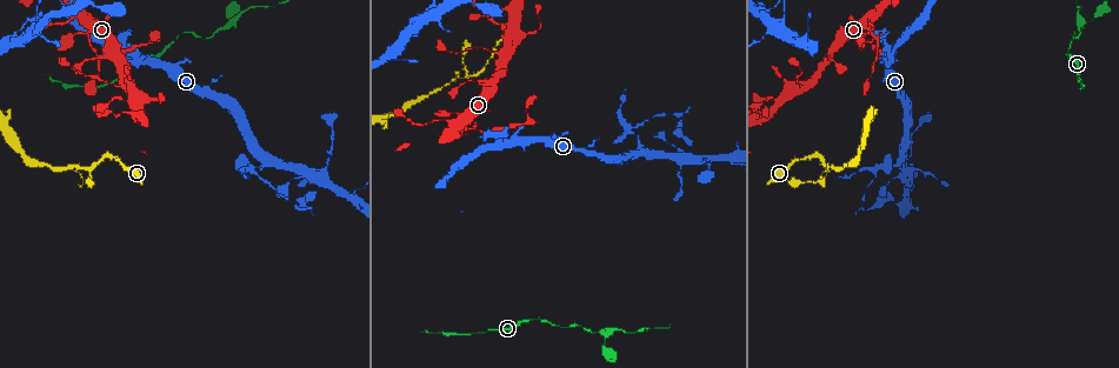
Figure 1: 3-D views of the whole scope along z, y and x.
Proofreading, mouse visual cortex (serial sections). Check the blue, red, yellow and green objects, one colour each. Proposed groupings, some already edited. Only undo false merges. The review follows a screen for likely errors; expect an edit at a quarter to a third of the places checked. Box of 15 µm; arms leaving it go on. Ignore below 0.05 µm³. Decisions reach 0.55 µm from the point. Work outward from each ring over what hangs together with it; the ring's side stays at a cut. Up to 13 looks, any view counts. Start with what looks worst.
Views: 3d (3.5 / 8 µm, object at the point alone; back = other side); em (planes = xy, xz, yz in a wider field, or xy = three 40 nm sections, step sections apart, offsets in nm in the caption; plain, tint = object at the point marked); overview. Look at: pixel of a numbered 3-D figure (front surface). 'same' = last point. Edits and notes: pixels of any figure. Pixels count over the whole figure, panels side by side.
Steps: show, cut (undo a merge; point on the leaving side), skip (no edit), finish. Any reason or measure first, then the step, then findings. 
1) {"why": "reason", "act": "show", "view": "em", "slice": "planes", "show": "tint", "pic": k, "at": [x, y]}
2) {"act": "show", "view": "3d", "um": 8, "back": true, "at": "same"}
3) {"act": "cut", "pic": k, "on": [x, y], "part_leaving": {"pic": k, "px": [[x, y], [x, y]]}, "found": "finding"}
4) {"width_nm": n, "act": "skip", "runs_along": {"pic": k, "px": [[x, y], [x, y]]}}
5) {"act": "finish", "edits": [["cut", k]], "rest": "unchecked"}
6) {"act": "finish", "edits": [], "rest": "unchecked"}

{"why": "a fork", "act": "show", "view": "3d", "um": 3.5, "pic": 1, "at": [253, 169]}

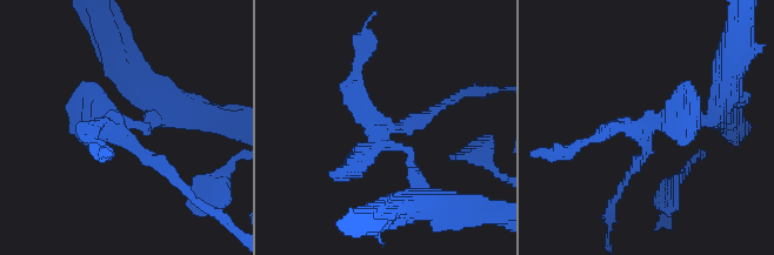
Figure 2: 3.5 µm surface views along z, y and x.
{"act": "show", "view": "em", "slice": "planes", "show": "tint", "pic": 2, "at": [659, 124]}

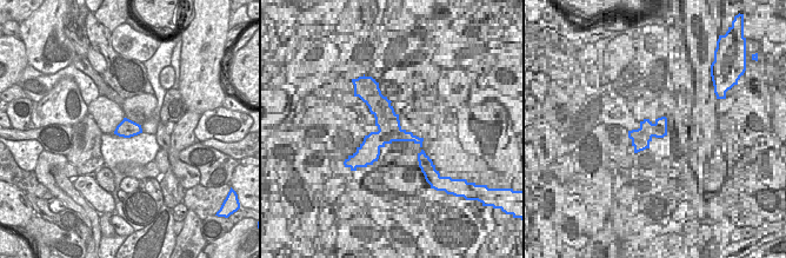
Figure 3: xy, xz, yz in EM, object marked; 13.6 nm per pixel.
{"act": "show", "view": "em", "slice": "xy", "step": 2, "show": "tint", "at": "same"}

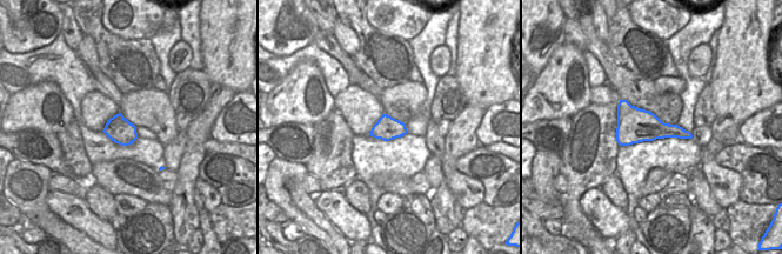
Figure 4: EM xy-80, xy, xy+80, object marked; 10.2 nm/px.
{"width_nm": 240, "act": "skip", "runs_along": {"pic": 2, "px": [[714, 113], [651, 125], [633, 172]]}, "found": "one cell here"}

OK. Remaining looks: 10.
{"why": "sharp bend", "act": "show", "view": "3d", "um": 3.5, "back": true, "pic": 1, "at": [473, 76]}

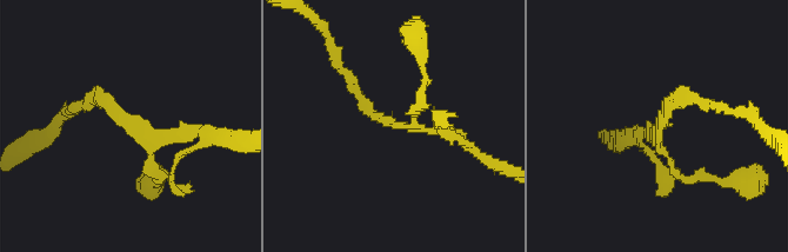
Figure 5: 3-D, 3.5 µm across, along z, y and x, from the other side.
{"arms": 3, "act": "skip", "runs_along": {"pic": 5, "px": [[354, 80], [375, 117], [469, 146]]}, "found": "continuous, no second cell"}

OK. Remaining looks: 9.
{"why": "a narrow waist", "act": "show", "view": "3d", "um": 3.5, "pic": 1, "at": [864, 207]}

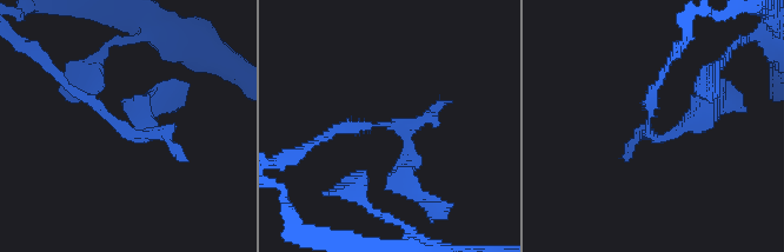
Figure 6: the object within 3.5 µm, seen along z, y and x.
{"act": "show", "view": "em", "slice": "planes", "show": "tint", "pic": 6, "at": [122, 125]}

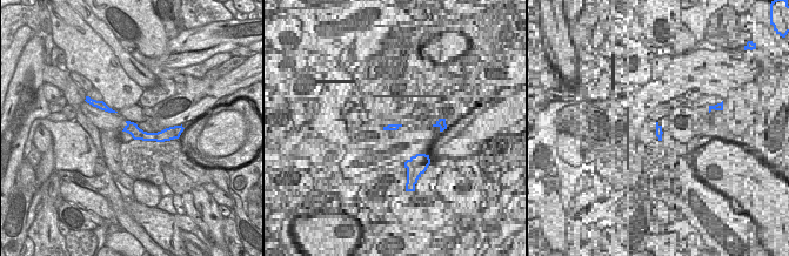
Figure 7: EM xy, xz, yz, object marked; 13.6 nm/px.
{"act": "skip", "found": "all the same cell"}

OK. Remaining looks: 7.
{"why": "a fork", "act": "show", "view": "3d", "um": 8, "pic": 1, "at": [96, 51]}

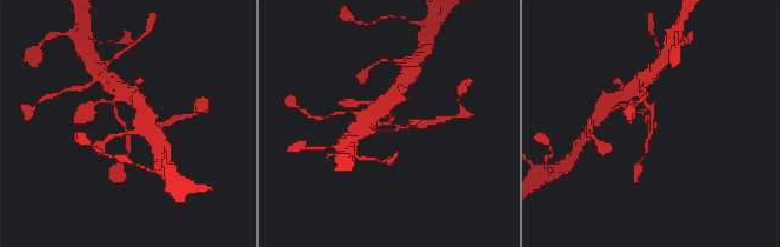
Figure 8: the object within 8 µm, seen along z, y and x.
{"why": "zoom in", "act": "show", "view": "3d", "um": 3.5, "pic": 8, "at": [123, 125]}

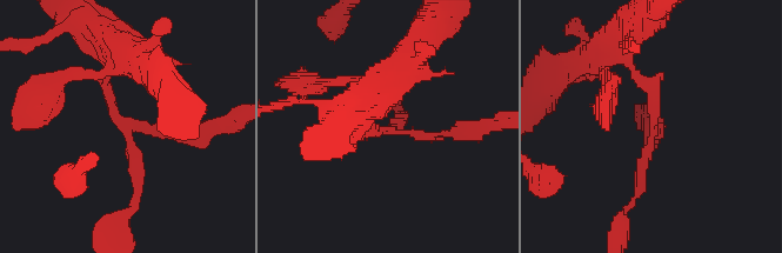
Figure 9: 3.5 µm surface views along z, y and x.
{"act": "show", "view": "em", "slice": "xy", "step": 2, "show": "tint", "pic": 9, "at": [653, 124]}

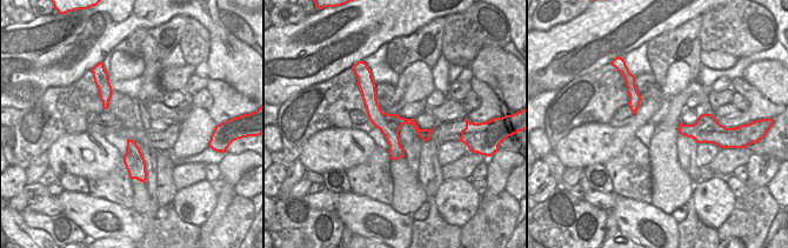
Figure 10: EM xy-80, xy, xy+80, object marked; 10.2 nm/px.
{"act": "skip", "runs_along": {"pic": 9, "px": [[106, 61], [124, 126], [200, 131]]}, "found": "one cell here"}

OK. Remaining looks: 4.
{"why": "abrupt turn", "act": "show", "view": "3d", "um": 3.5, "back": true, "pic": 1, "at": [867, 42]}

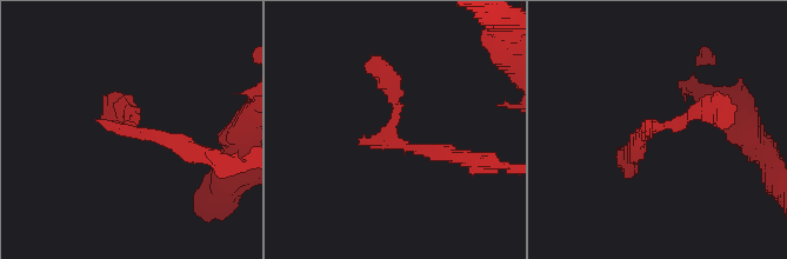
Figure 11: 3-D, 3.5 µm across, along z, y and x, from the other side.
{"why": "shape alone is not enough", "act": "show", "view": "em", "slice": "xy", "step": 2, "show": "tint", "pic": 11, "at": [389, 126]}

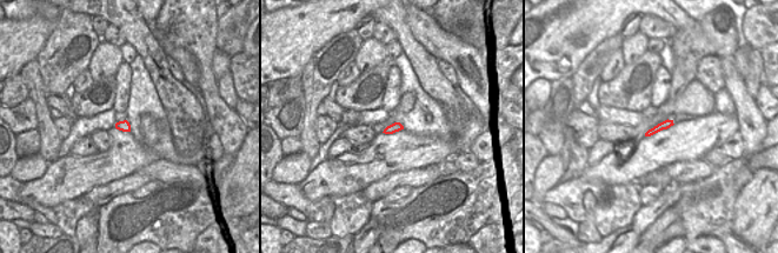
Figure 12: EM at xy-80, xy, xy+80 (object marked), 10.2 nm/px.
{"act": "skip", "runs_along": {"pic": 12, "px": [[670, 122], [647, 133]]}, "found": "continuous, no second cell"}

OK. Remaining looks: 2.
{"act": "finish", "edits": [], "rest": "unchecked"}

